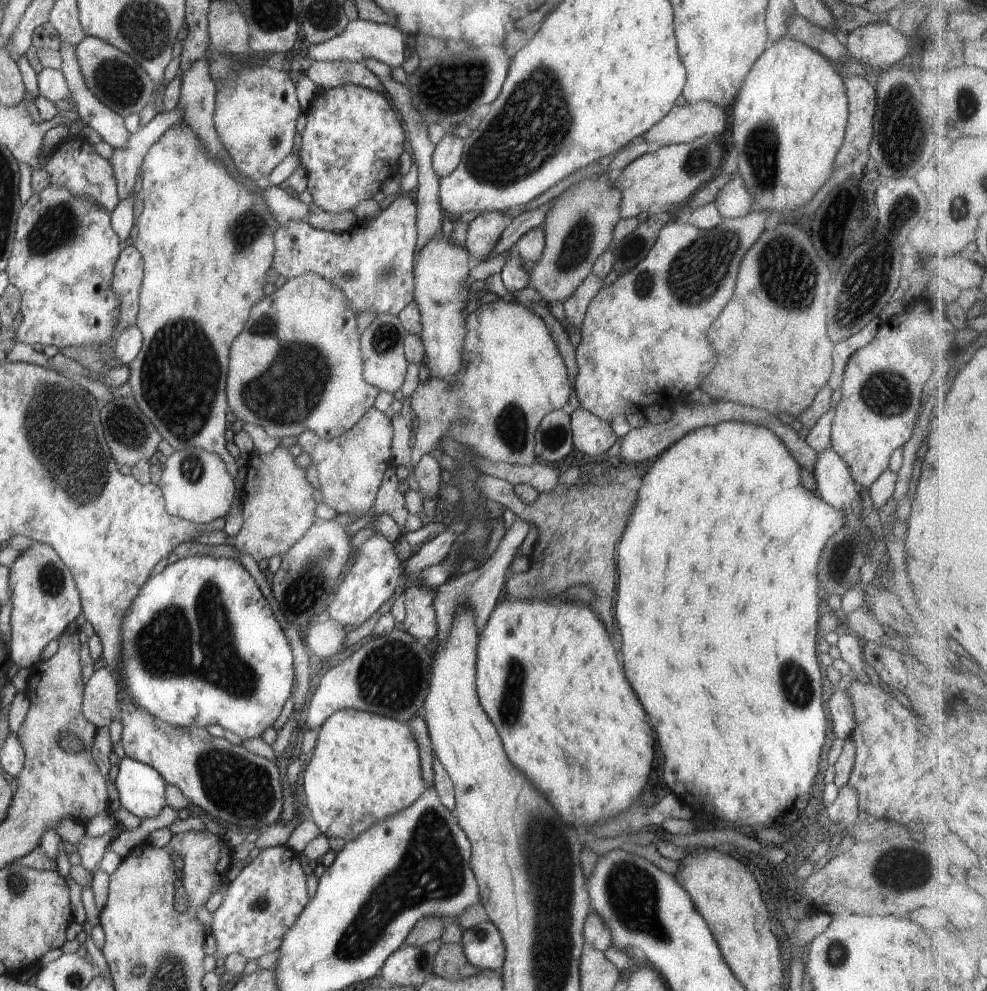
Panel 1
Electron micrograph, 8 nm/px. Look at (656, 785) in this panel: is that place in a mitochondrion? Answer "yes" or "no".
no

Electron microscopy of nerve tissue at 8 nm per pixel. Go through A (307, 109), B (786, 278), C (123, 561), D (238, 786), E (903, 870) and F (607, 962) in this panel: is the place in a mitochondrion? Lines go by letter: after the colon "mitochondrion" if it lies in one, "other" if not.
A: other
B: mitochondrion
C: other
D: mitochondrion
E: mitochondrion
F: other

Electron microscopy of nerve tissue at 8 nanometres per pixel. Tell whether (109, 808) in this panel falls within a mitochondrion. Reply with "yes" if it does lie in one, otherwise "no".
no

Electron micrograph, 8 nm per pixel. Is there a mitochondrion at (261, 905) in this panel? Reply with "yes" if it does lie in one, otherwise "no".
yes

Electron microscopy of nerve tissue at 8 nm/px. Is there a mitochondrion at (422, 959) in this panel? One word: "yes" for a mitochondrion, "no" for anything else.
yes

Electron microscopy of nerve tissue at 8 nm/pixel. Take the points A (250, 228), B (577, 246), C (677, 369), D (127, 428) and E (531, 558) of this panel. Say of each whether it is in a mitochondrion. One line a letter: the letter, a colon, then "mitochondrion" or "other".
A: mitochondrion
B: mitochondrion
C: other
D: mitochondrion
E: other

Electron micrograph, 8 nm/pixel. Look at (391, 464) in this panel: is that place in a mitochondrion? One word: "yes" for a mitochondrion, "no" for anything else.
no

